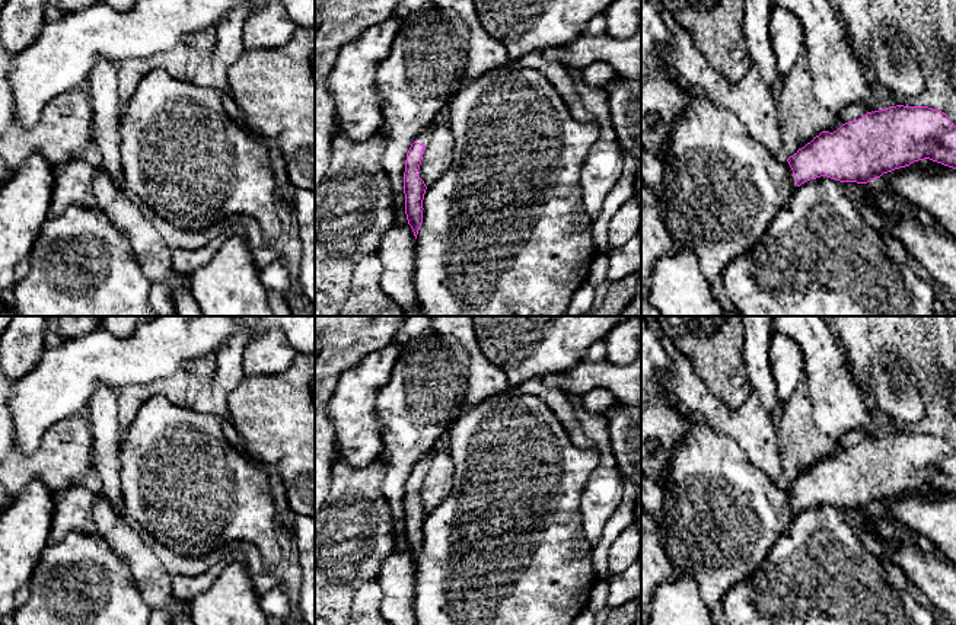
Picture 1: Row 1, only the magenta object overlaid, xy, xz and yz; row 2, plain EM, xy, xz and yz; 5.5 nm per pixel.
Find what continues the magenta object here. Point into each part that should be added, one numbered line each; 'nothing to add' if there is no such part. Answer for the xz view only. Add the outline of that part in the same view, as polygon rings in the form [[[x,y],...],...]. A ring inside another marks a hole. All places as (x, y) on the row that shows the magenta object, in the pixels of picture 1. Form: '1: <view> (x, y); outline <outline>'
1: xz (423, 137); outline [[[431,122],[430,125],[424,127],[417,137],[414,138],[415,143],[420,143],[423,146],[427,146],[430,141],[430,134],[436,125]]]

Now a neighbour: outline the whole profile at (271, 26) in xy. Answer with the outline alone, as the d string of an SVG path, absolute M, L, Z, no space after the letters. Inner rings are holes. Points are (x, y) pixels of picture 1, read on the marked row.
M273 1L246 17L243 25L245 51L283 47L291 39L296 29L297 25L284 4Z

